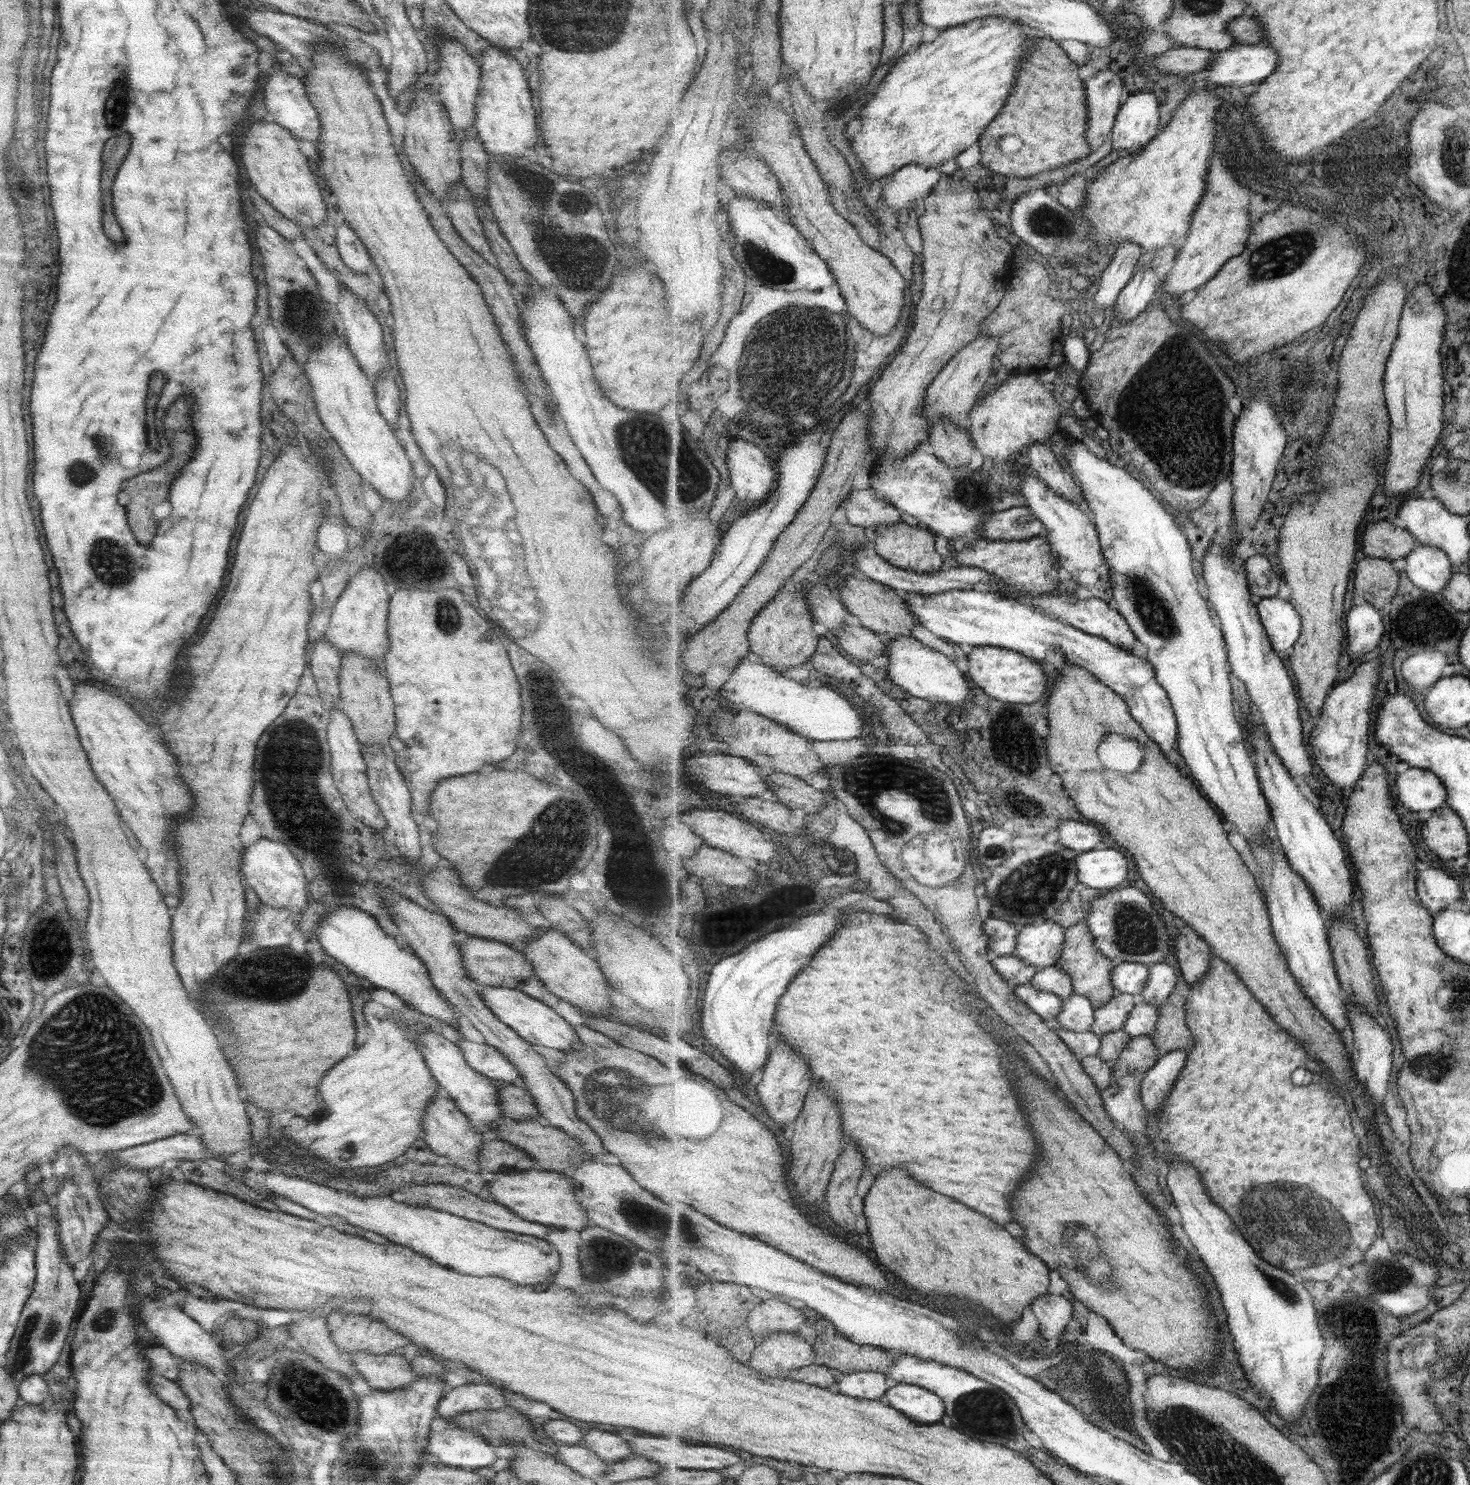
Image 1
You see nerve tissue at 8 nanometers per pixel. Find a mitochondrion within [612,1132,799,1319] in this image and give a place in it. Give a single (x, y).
(645, 1219)

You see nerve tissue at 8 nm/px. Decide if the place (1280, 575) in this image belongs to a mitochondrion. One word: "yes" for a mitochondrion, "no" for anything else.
no

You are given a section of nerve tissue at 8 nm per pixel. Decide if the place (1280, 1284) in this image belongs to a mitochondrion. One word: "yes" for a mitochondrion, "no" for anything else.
yes

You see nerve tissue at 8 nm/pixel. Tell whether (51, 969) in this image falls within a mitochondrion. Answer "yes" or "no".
yes

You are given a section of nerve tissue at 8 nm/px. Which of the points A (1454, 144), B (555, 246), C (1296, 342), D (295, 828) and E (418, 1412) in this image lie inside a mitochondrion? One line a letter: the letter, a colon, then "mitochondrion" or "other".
A: mitochondrion
B: mitochondrion
C: other
D: mitochondrion
E: other

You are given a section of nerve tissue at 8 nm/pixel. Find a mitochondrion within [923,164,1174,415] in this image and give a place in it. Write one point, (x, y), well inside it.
(1045, 221)

